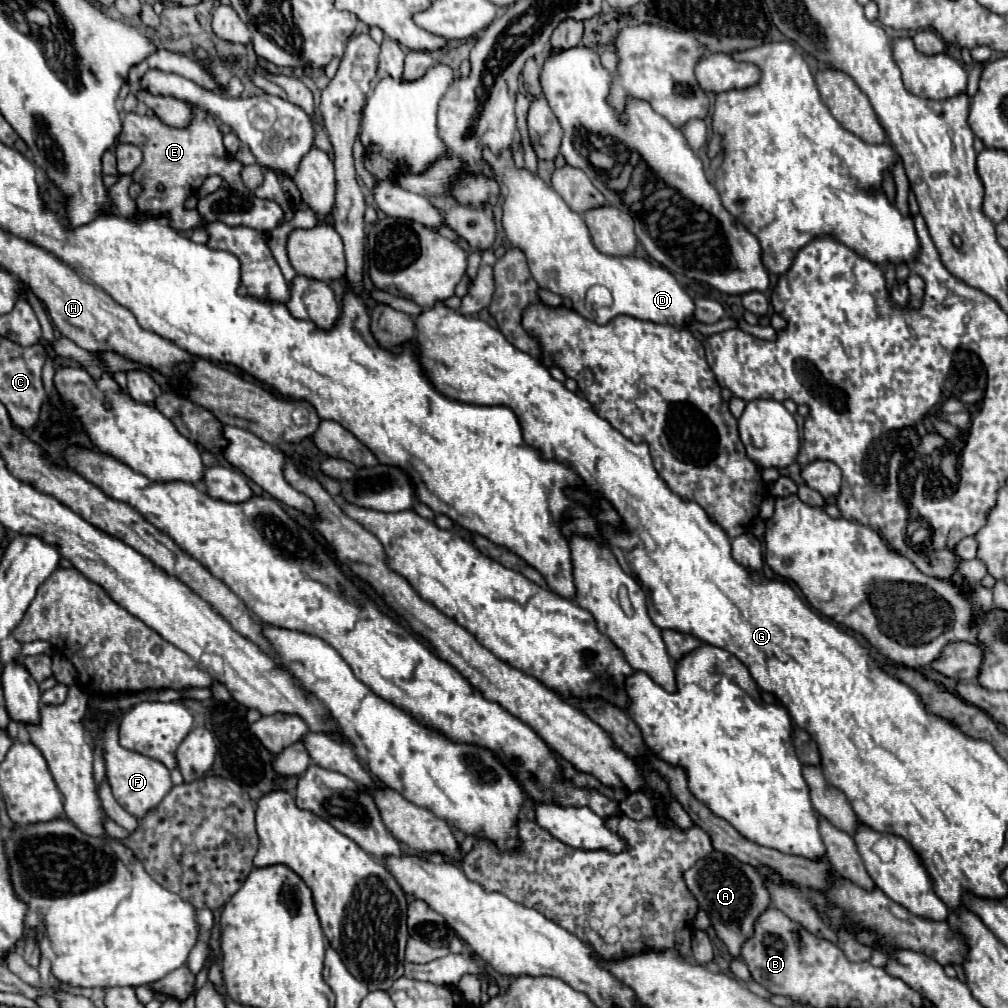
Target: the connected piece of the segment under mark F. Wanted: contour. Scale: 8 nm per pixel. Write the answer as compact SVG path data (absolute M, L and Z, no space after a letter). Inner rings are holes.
M90 722L88 730L94 736L94 744L98 744L106 750L106 776L108 776L108 782L112 786L114 798L120 802L120 806L126 812L130 812L134 818L142 820L152 808L156 808L162 802L162 798L174 786L172 778L170 778L170 770L154 758L148 758L148 756L142 756L138 752L122 748L118 744L118 724L116 722L110 722L104 730L100 730L96 722Z

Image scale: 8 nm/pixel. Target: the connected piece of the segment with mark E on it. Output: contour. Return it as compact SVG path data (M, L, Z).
M192 106L192 110L194 110L194 120L184 130L166 126L158 116L138 116L134 112L122 114L122 132L118 136L120 142L136 144L144 152L142 164L132 174L132 178L144 186L142 194L136 200L136 206L142 212L168 214L172 228L180 232L200 226L202 216L198 214L198 210L186 210L184 204L192 194L196 194L196 190L202 186L202 182L208 176L218 174L238 192L250 192L240 178L242 164L236 158L232 158L222 144L222 132L218 128L218 120L196 106Z

